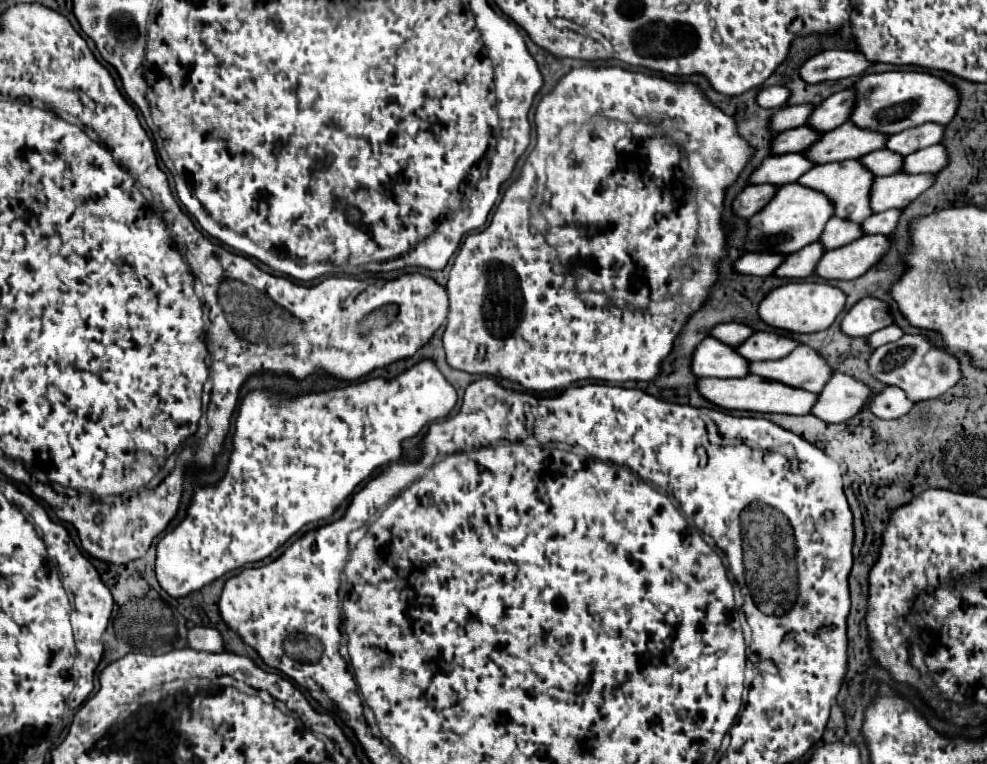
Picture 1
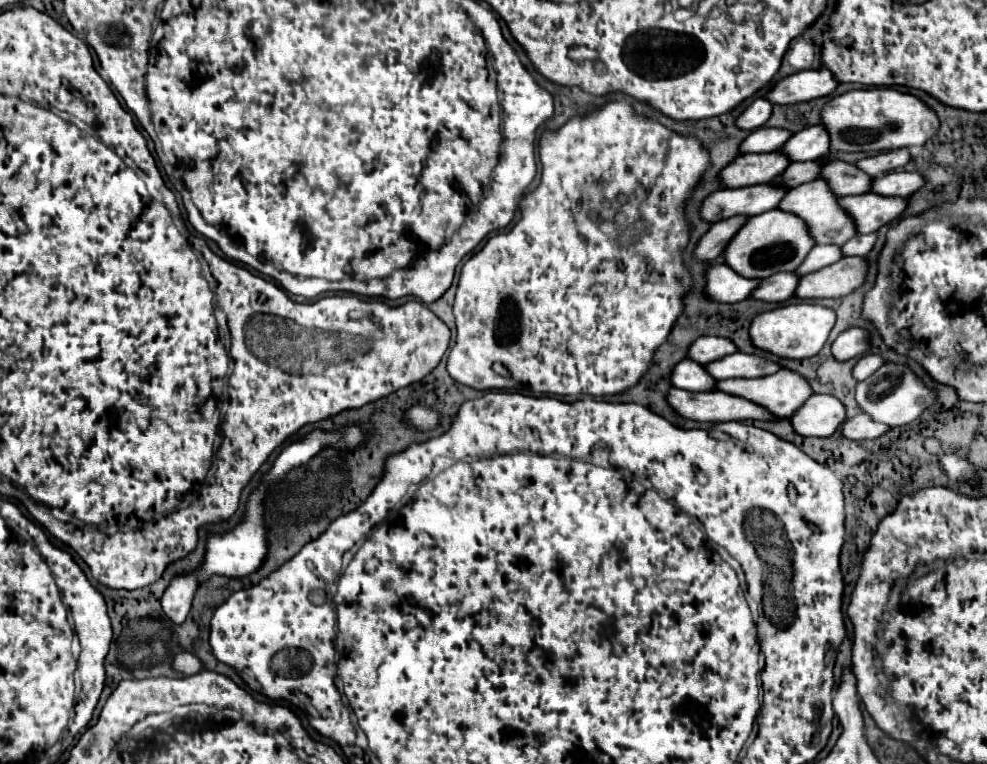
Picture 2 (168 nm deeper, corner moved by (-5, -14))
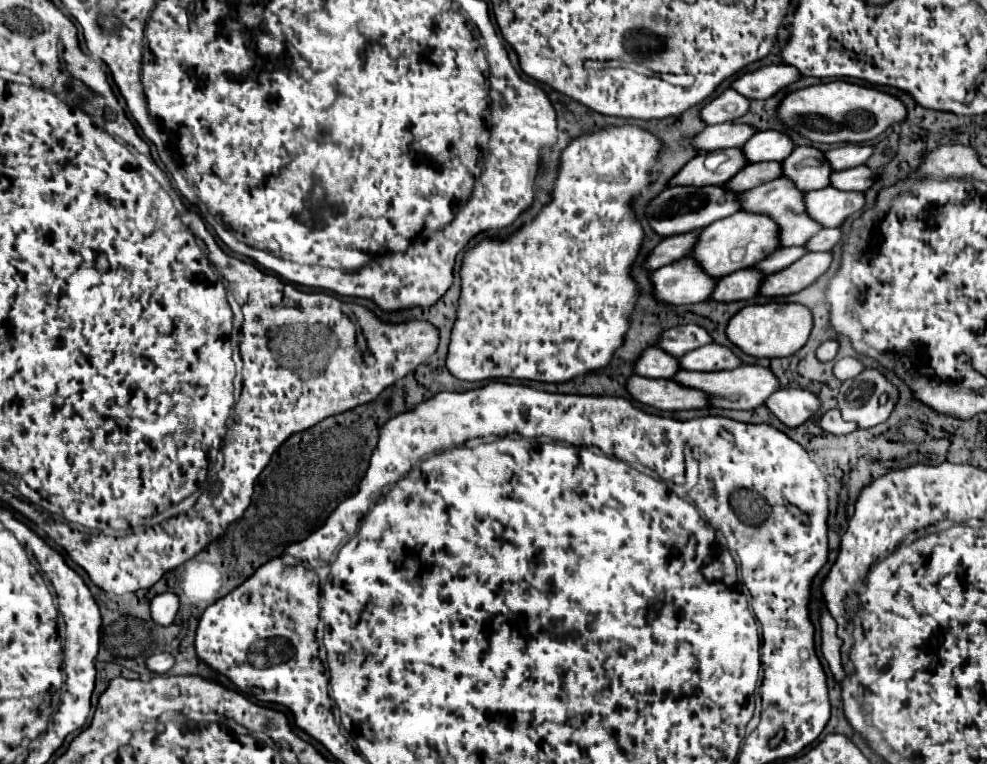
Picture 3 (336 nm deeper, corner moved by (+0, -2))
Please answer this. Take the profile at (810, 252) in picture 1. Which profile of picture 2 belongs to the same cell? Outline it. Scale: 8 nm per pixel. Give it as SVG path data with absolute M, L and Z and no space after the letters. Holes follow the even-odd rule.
M779 272L763 280L751 296L757 300L765 300L765 302L785 302L787 298L795 294L799 286L799 278L801 276L797 272Z

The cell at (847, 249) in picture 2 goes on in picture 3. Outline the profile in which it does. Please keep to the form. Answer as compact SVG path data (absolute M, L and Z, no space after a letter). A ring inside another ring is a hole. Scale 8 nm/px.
M822 228L806 242L806 250L808 252L828 252L838 240L840 240L838 228Z

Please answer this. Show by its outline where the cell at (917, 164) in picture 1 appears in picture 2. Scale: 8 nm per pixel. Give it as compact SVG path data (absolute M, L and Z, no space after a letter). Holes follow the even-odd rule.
M913 170L913 172L891 172L891 174L877 176L873 180L871 192L883 196L909 198L911 192L915 192L915 188L923 188L923 176L919 176L919 172Z

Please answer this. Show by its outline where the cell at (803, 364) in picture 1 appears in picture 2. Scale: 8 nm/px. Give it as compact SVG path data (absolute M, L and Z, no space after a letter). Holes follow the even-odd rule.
M781 368L779 372L775 372L771 376L763 376L763 378L721 380L721 382L717 382L717 390L735 394L735 396L743 396L755 404L761 404L779 418L791 418L793 412L797 412L811 398L811 394L815 394L815 392L811 392L811 386L807 384L807 380L803 380L803 376L799 376L799 372L791 372L787 368Z

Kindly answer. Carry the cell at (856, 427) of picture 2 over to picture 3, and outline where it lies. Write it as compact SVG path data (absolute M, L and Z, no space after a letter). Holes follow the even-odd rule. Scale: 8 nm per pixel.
M838 410L824 412L824 416L818 420L818 426L822 426L822 430L826 430L830 434L850 434L850 432L856 430L856 424L844 422Z

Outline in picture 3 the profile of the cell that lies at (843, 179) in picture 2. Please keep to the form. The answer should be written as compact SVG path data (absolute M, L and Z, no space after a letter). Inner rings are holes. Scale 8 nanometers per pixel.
M798 146L782 162L782 176L798 184L802 192L826 188L830 184L830 166L824 160L824 154L810 146Z

